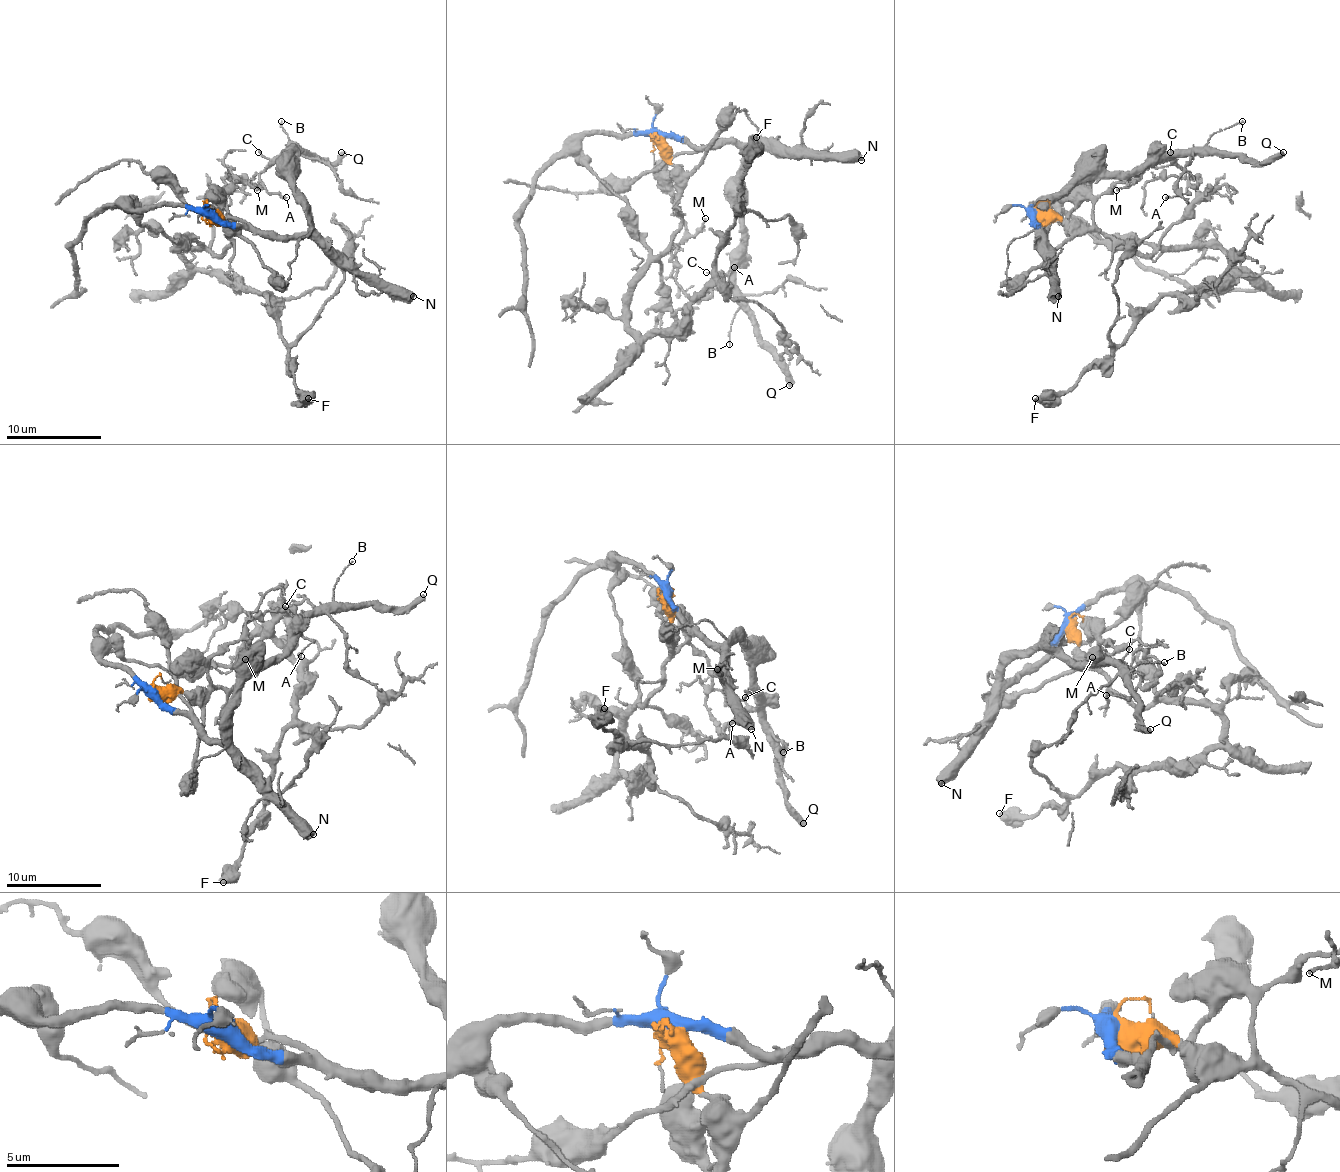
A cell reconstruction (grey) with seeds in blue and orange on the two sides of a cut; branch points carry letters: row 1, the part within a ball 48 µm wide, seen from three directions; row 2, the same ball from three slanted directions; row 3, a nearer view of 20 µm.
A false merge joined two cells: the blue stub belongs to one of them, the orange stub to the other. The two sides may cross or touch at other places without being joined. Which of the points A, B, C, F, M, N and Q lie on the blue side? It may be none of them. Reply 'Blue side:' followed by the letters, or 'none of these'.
Blue side: A, B, C, N, Q

